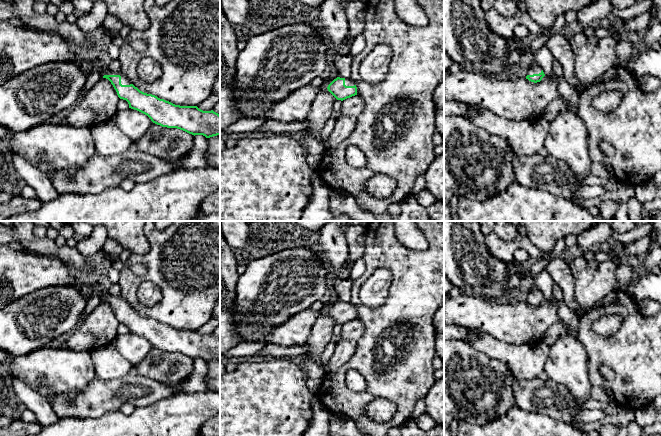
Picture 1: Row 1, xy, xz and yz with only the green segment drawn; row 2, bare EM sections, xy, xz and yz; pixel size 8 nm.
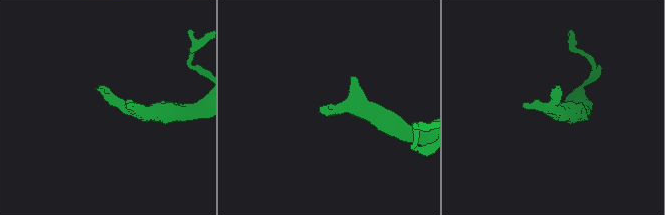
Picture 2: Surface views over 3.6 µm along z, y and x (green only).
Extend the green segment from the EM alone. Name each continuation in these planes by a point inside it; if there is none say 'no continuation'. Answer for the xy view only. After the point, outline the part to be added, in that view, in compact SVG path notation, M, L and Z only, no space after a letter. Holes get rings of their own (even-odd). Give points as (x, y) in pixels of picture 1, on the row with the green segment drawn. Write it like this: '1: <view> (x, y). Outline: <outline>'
1: xy (125, 80). Outline: M103 68L101 70L101 75L102 75L102 77L104 75L120 75L121 76L121 84L122 85L130 85L130 84L132 84L130 79L124 73L122 73L122 72L121 73L114 73L114 72L112 72L109 69L106 70L105 68Z

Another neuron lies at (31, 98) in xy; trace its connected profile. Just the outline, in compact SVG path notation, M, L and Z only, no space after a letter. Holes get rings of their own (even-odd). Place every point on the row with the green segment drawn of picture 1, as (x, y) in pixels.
M61 61L36 66L7 80L0 86L0 125L8 128L12 135L45 123L55 115L61 116L81 99L87 78L88 75L78 62Z

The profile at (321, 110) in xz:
M333 58L330 59L329 69L324 76L321 89L312 102L311 110L306 121L307 132L316 140L321 141L321 131L327 121L331 118L333 104L336 98L328 91L328 85L338 77L338 72L333 66Z

